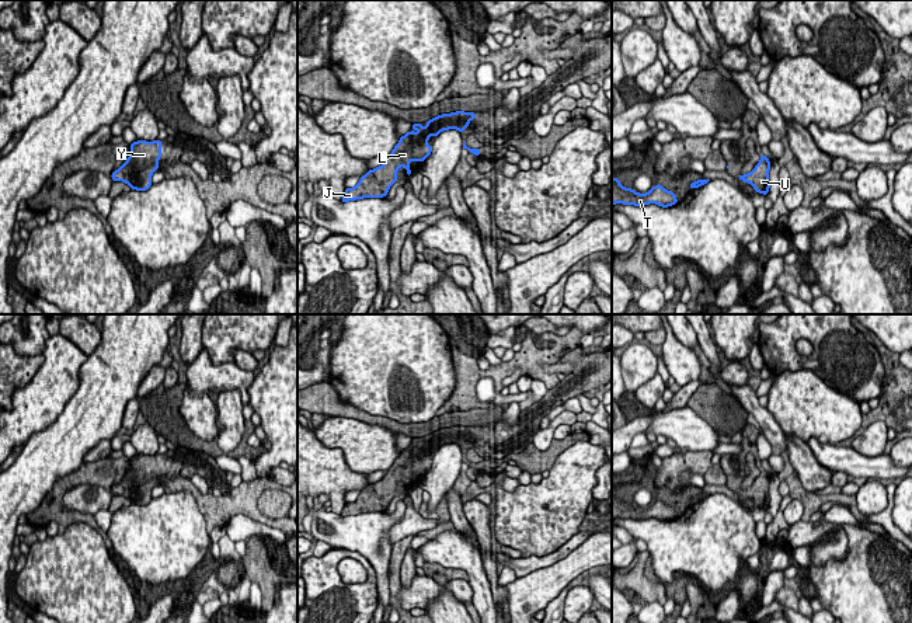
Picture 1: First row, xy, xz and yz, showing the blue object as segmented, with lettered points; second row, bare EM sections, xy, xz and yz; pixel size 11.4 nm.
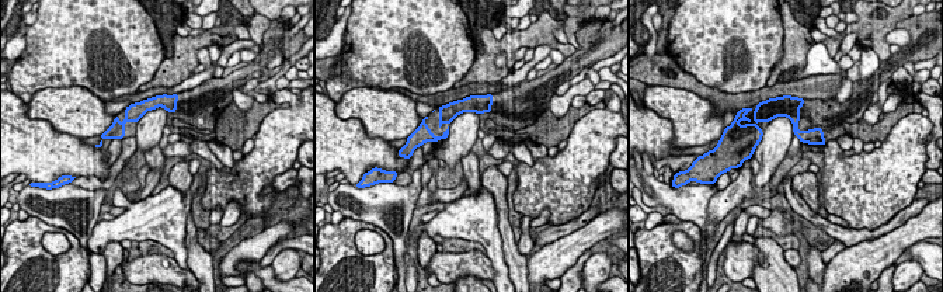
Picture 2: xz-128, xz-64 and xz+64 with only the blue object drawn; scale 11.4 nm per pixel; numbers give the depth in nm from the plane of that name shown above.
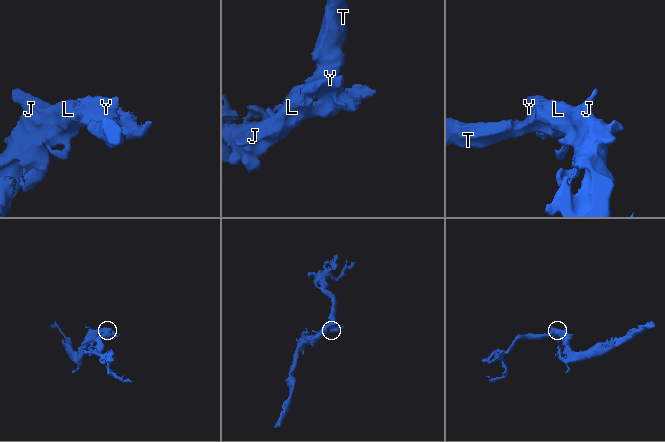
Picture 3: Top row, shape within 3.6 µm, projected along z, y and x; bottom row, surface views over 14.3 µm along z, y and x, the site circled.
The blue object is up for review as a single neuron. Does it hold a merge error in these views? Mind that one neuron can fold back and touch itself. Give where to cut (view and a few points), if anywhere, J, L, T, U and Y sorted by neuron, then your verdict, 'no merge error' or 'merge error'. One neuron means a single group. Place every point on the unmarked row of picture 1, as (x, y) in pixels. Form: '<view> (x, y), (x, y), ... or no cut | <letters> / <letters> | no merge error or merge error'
no cut | J L T U Y | no merge error

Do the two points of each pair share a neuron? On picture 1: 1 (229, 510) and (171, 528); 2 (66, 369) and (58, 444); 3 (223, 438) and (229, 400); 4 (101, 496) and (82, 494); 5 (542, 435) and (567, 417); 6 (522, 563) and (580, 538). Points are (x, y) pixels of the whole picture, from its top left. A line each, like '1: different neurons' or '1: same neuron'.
1: different neurons
2: different neurons
3: same neuron
4: same neuron
5: same neuron
6: same neuron

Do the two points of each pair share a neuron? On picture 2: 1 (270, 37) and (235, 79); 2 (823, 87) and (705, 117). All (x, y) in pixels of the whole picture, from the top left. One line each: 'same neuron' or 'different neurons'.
1: same neuron
2: different neurons

